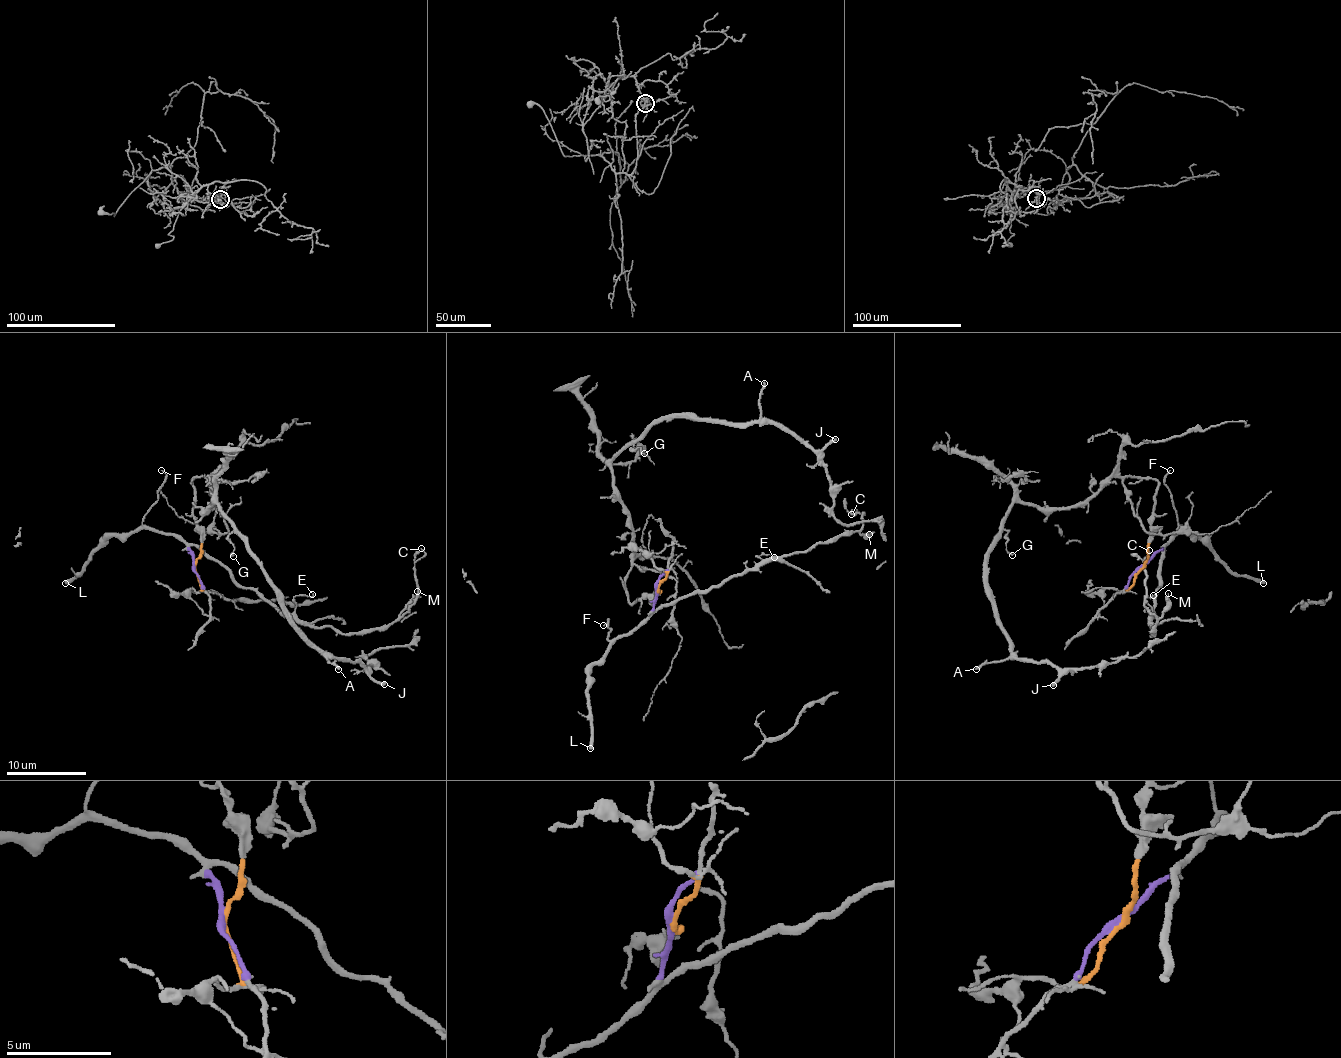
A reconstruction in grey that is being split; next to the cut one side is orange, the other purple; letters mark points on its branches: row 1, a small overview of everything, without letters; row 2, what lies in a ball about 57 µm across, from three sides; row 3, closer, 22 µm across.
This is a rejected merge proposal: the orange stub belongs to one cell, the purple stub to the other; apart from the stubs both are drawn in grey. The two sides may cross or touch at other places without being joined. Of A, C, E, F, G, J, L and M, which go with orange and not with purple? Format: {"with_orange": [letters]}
{"with_orange": ["A", "G", "J"]}

